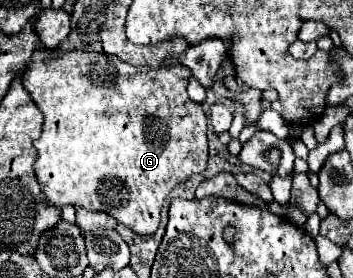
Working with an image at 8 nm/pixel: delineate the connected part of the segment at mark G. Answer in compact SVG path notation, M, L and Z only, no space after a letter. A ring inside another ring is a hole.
M36 50L22 82L44 114L42 136L34 142L38 150L34 170L46 198L60 208L72 204L104 210L136 234L154 234L162 204L172 188L188 176L204 172L208 162L206 114L202 106L188 98L188 78L190 70L186 66L146 68L100 52L56 54L54 50Z

